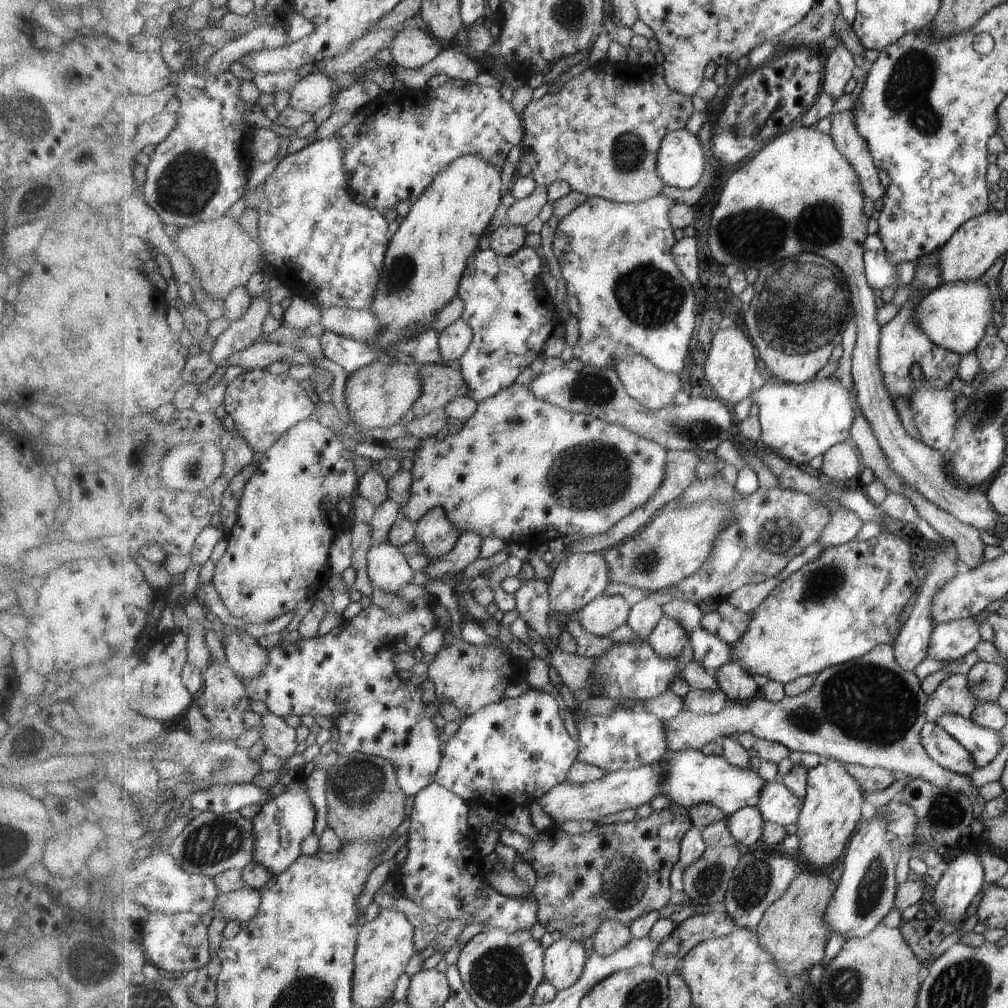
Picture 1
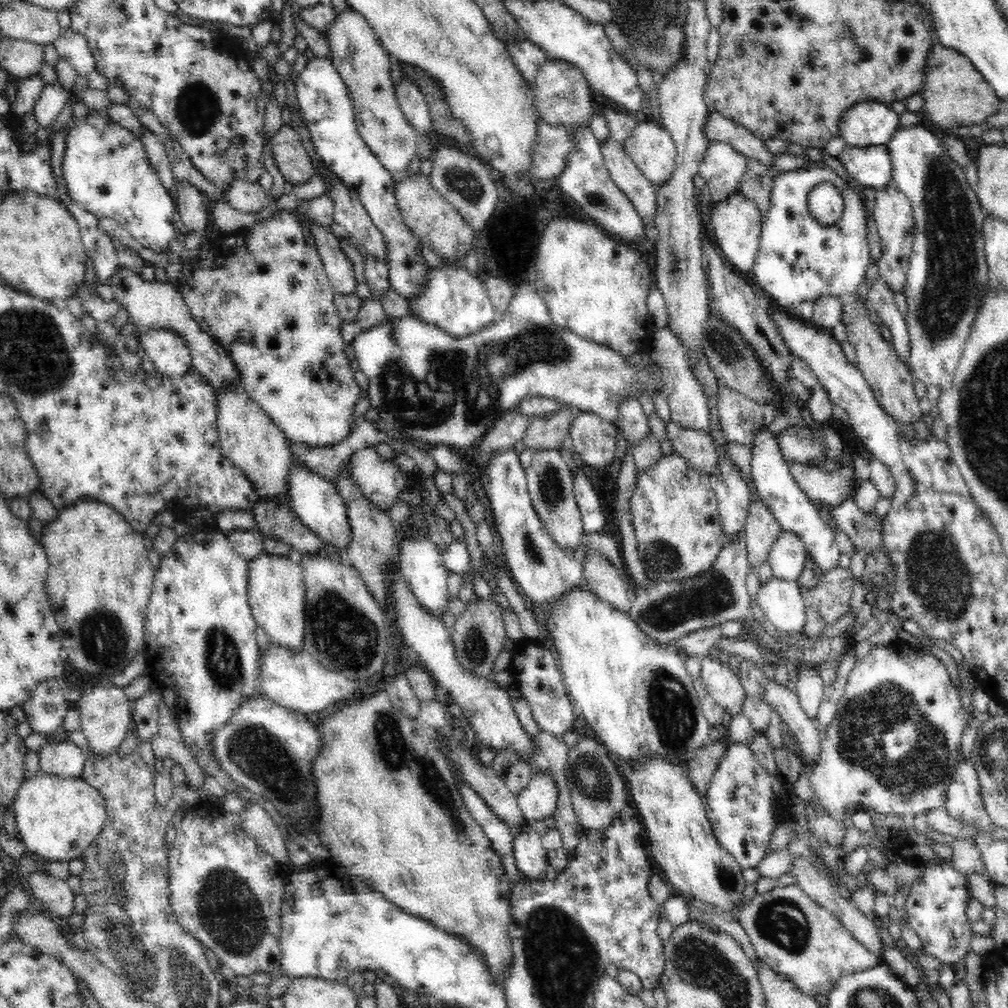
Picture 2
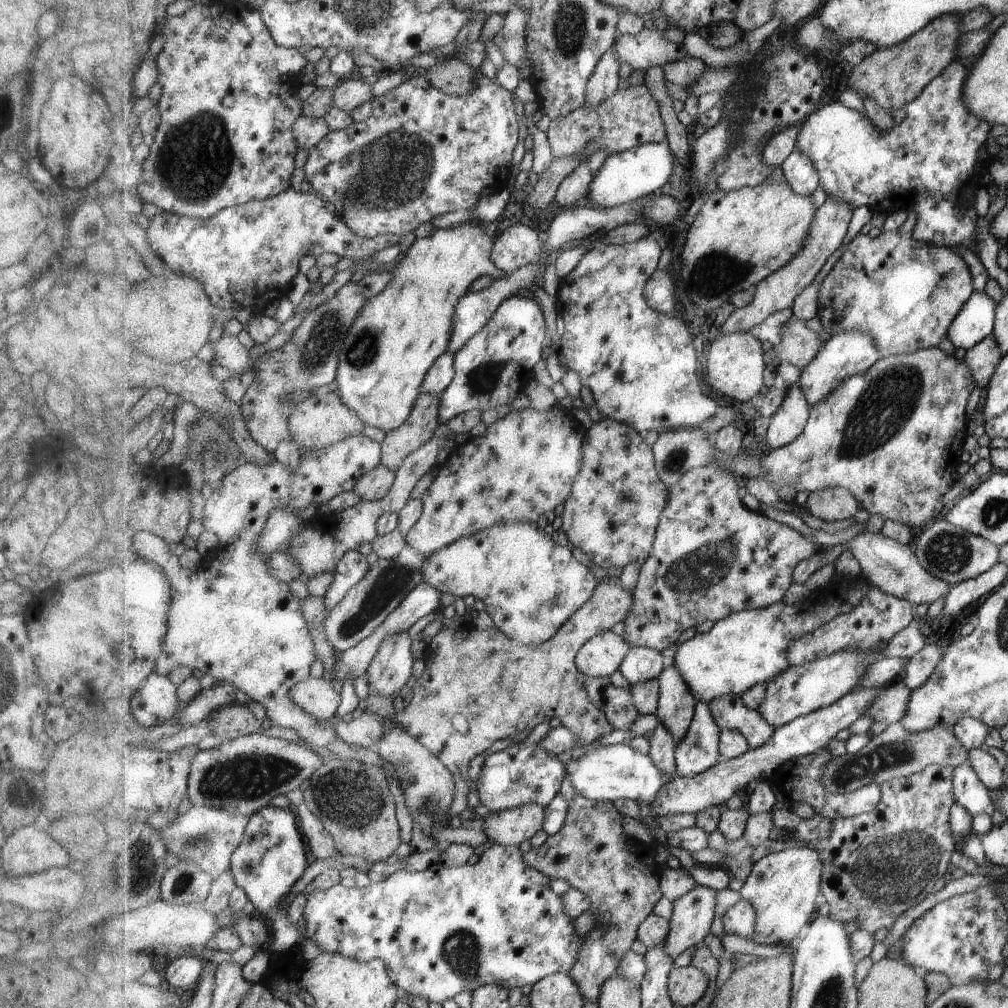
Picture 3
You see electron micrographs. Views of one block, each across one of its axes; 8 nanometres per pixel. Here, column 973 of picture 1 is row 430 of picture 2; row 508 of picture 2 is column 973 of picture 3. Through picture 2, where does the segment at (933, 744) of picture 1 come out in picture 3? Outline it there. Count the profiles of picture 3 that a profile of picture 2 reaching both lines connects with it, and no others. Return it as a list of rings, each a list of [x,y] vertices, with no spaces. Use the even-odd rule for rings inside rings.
[[[969,762],[955,768],[954,795],[956,804],[964,806],[973,816],[995,814],[996,804],[993,793],[979,778],[977,771]]]

